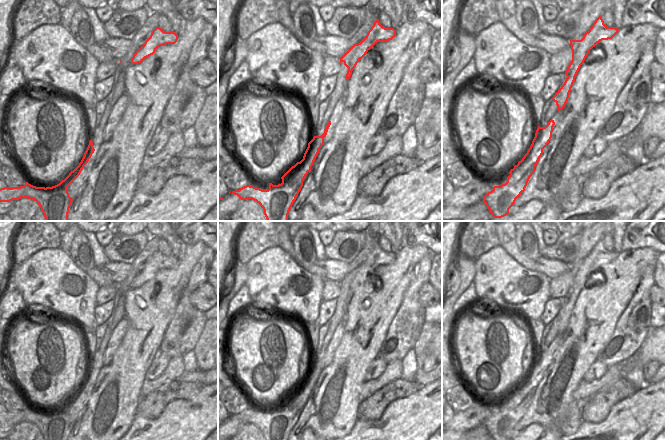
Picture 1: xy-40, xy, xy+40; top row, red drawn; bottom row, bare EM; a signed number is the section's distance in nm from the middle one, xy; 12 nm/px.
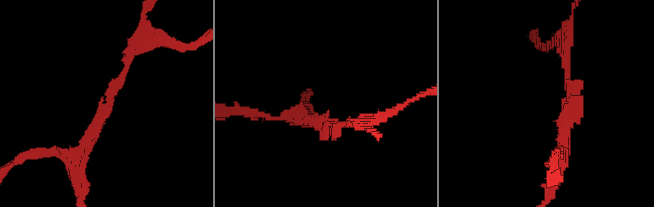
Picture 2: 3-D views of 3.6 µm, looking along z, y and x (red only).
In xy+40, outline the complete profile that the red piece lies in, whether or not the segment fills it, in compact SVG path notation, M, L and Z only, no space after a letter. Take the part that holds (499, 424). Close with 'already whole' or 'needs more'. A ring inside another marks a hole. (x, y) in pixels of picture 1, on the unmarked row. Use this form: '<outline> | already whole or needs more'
M550 344L545 351L536 354L530 372L521 385L510 394L507 406L494 410L493 414L483 420L483 427L488 431L492 440L506 440L516 423L525 415L530 401L543 378L543 373L552 362L555 346Z | already whole

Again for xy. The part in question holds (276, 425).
M329 344L324 357L321 360L314 360L308 367L303 383L292 390L282 401L282 407L273 409L269 407L268 414L262 414L254 410L246 409L239 414L232 415L239 423L252 423L260 428L265 440L288 440L289 435L296 424L297 419L303 410L303 404L311 396L311 391L324 369L324 362L331 349Z | already whole

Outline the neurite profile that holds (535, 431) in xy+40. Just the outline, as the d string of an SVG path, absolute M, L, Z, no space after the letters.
M532 423L519 436L506 440L560 440L562 436L563 434L556 428Z

